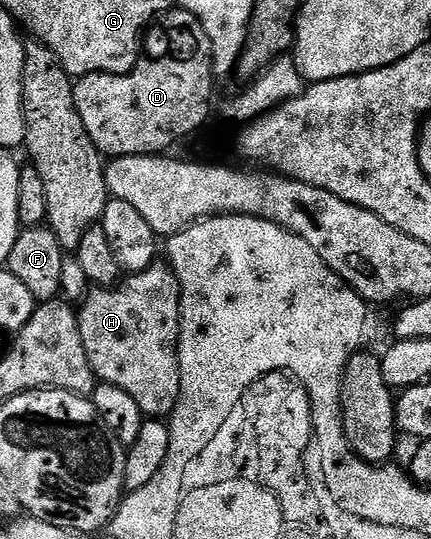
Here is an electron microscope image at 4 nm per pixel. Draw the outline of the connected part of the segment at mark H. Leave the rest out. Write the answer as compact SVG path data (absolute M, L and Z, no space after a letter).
M159 261L154 265L147 267L144 271L137 271L128 274L126 278L115 284L113 287L101 287L91 289L87 295L87 300L83 303L83 308L78 308L79 328L81 329L81 341L85 345L85 353L89 357L89 365L93 369L96 380L117 385L117 389L125 389L137 405L141 405L144 416L147 417L167 417L174 411L179 394L181 393L181 373L179 372L179 282L174 271L166 262Z

